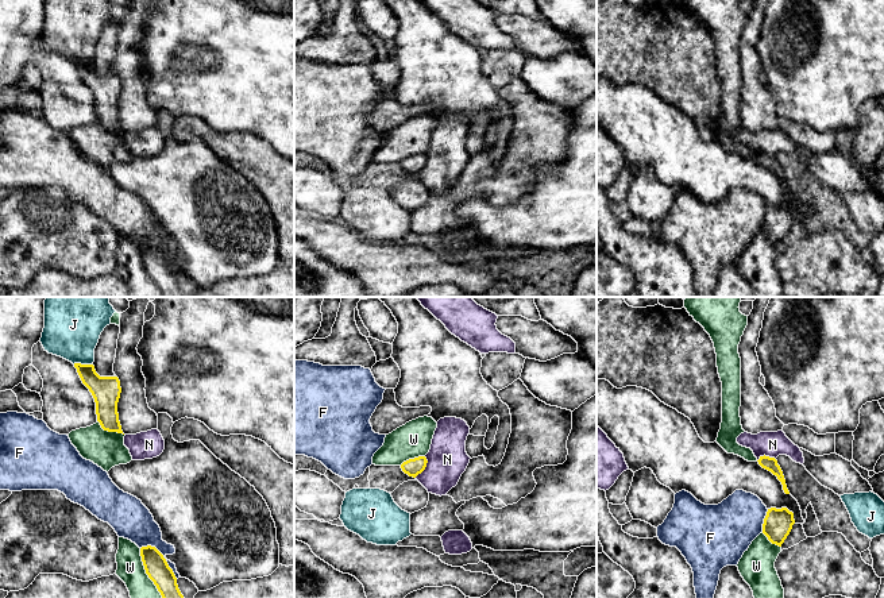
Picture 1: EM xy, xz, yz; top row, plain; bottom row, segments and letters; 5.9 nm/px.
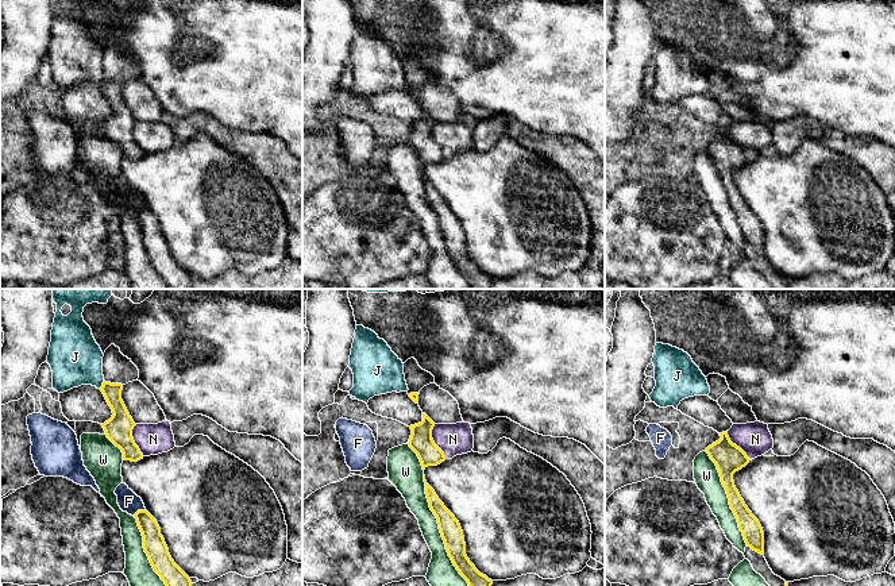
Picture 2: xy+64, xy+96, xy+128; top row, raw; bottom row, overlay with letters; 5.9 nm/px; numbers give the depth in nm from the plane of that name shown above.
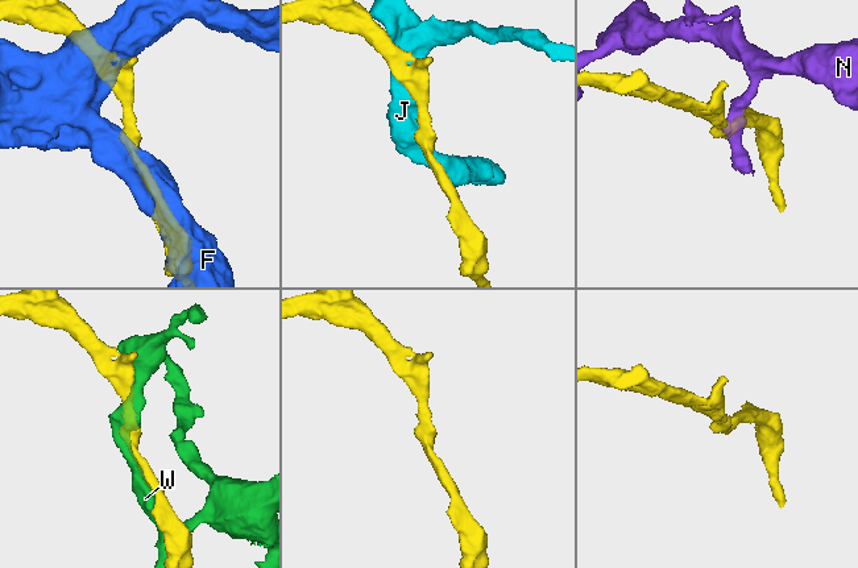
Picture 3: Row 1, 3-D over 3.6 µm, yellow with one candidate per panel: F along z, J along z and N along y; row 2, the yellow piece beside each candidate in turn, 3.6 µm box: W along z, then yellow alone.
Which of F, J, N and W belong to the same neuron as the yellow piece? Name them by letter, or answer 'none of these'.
none of these

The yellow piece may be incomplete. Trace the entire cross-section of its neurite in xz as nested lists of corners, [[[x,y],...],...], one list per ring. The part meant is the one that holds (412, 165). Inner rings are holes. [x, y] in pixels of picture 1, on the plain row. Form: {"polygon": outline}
{"polygon": [[[418,154],[418,155],[404,159],[401,162],[401,166],[409,174],[416,175],[418,171],[421,171],[425,167],[426,161],[428,161],[428,158],[425,154]]]}

